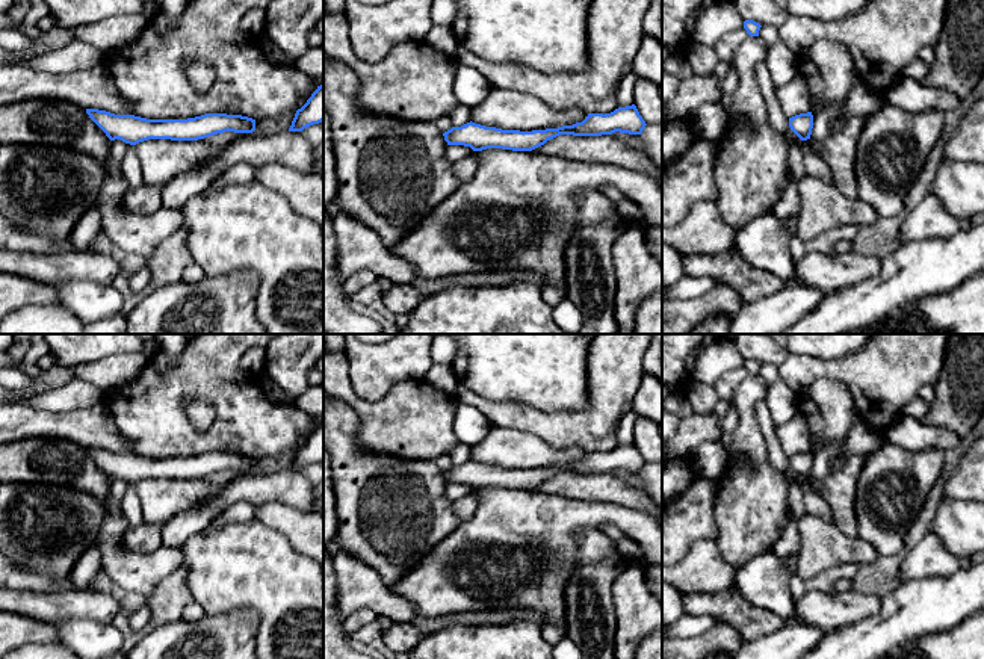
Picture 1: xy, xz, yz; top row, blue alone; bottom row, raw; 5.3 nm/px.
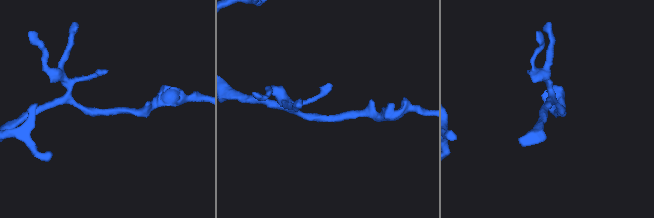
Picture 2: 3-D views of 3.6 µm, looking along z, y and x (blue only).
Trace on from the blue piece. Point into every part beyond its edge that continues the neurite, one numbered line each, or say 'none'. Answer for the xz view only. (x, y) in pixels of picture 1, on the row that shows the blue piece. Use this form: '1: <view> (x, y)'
none

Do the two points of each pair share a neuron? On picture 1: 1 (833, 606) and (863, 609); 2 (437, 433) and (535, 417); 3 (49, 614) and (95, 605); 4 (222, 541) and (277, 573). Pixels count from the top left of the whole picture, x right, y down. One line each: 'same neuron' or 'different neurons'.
1: same neuron
2: different neurons
3: same neuron
4: same neuron

